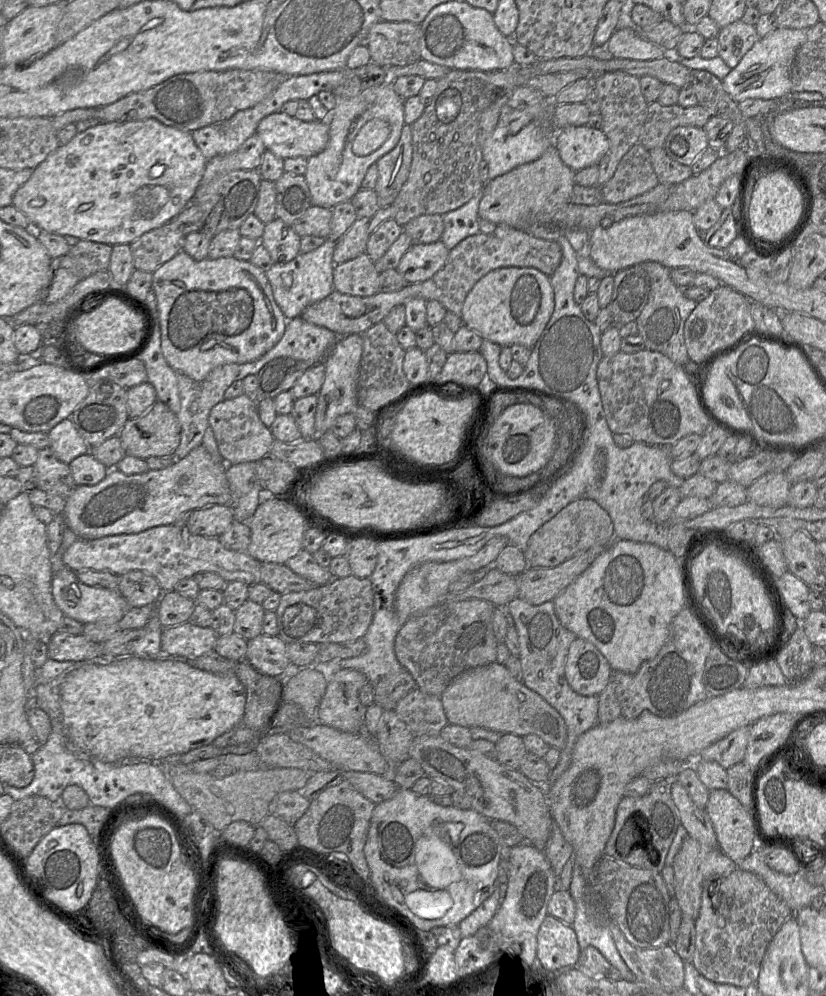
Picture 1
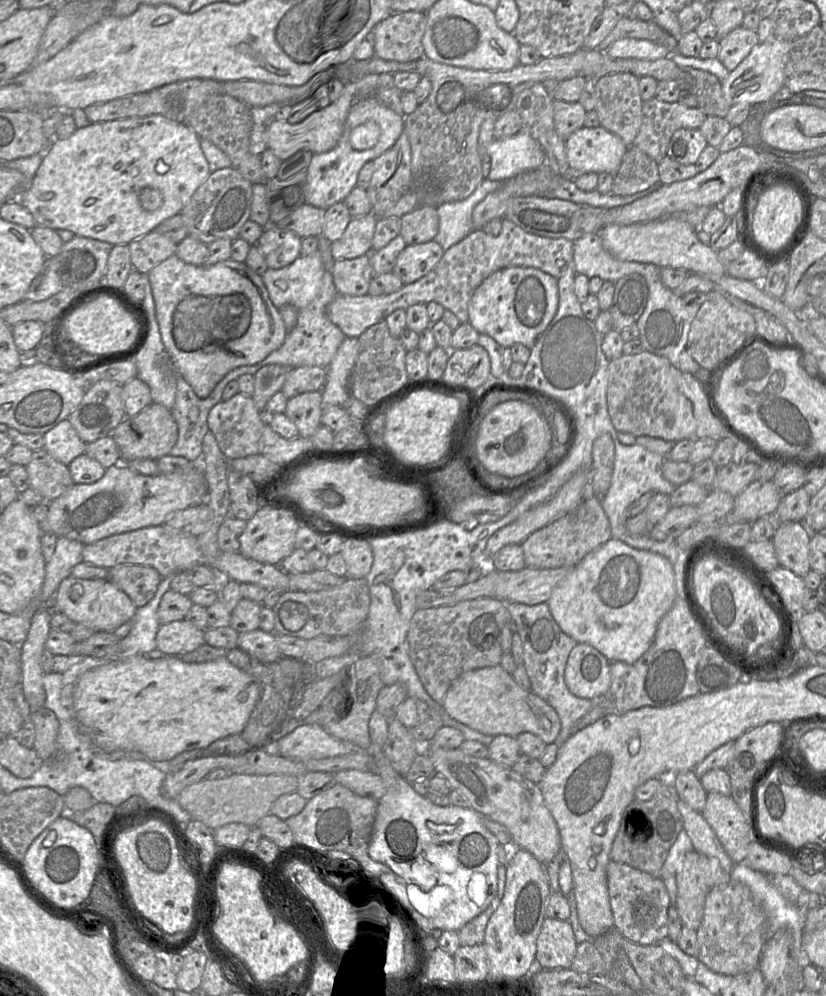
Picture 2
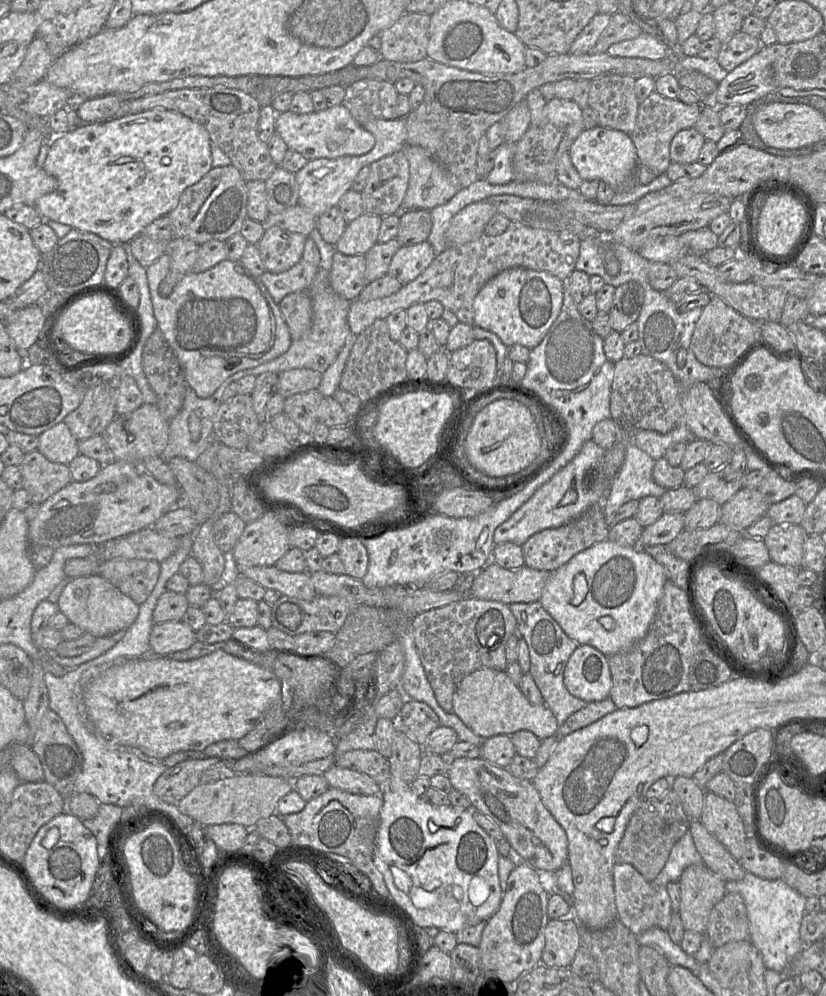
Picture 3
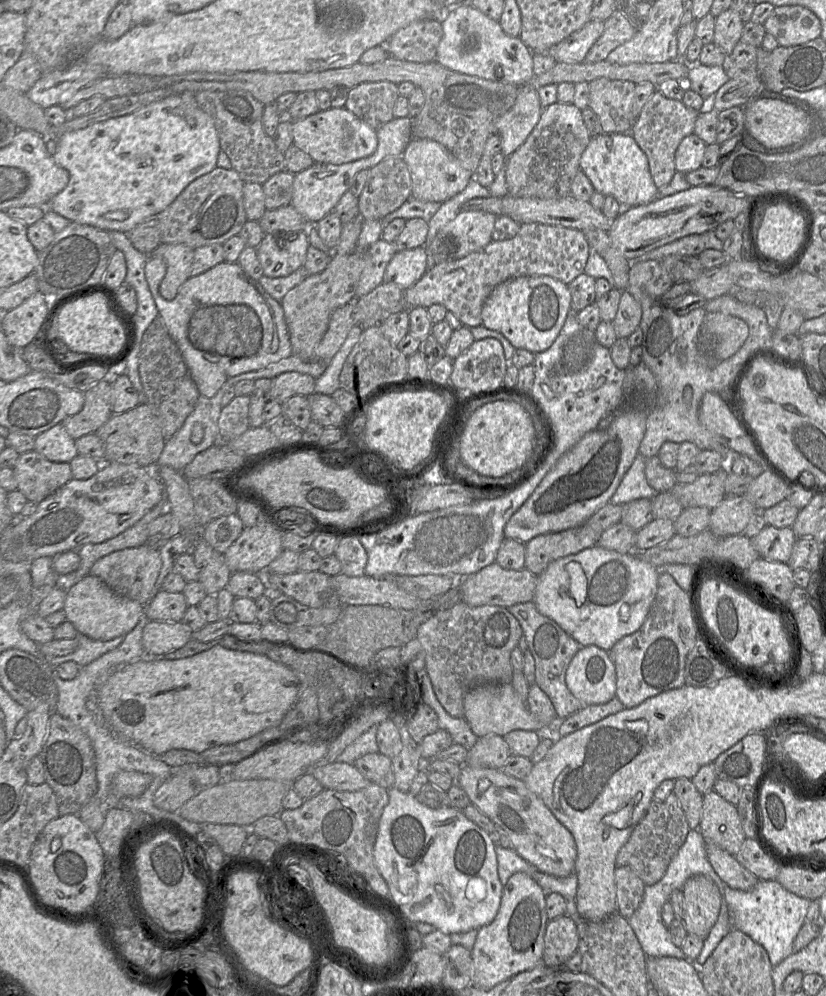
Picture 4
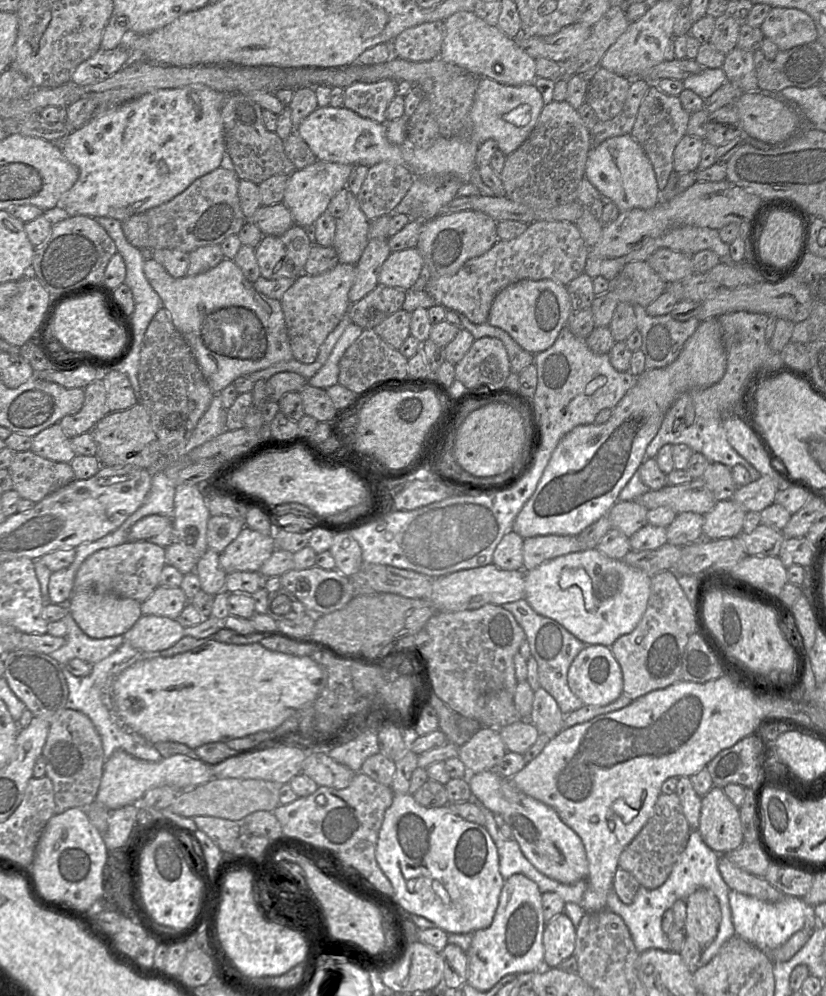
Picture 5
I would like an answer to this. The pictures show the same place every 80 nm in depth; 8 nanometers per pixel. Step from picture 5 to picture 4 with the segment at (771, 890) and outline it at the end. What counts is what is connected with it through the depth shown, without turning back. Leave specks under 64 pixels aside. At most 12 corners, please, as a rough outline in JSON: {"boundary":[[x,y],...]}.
{"boundary":[[713,843],[707,858],[733,889],[752,890],[759,879],[735,855]]}

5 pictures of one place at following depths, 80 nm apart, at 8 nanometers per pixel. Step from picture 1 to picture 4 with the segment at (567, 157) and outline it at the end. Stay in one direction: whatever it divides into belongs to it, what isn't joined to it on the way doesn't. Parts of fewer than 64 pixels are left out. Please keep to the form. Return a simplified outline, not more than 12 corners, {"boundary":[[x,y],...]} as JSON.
{"boundary":[[630,133],[592,135],[580,170],[622,208],[658,195]]}

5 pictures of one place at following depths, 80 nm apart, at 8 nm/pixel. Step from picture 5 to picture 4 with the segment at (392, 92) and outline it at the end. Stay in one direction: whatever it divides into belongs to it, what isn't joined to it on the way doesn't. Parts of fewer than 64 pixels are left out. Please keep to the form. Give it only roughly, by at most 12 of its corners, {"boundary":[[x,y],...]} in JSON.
{"boundary":[[392,82],[348,90],[344,107],[376,130],[394,119]]}

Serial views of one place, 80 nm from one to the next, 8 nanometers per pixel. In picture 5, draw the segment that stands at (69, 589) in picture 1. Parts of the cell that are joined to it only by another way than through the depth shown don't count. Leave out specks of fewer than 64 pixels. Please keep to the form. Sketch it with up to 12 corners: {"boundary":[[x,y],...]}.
{"boundary":[[76,590],[66,605],[95,639],[124,635],[141,602]]}

